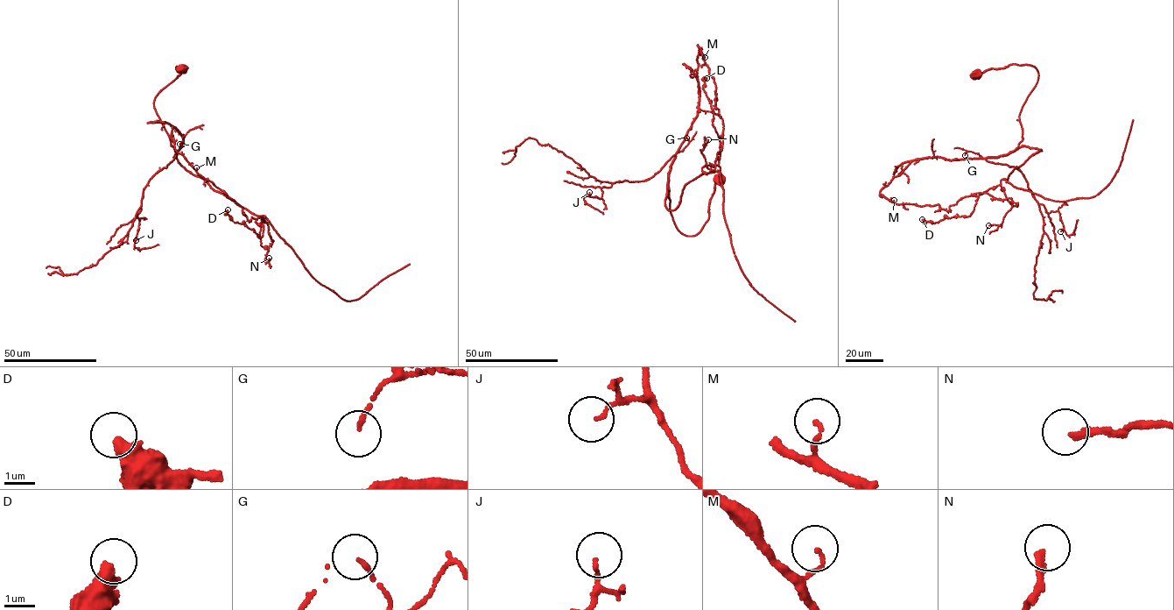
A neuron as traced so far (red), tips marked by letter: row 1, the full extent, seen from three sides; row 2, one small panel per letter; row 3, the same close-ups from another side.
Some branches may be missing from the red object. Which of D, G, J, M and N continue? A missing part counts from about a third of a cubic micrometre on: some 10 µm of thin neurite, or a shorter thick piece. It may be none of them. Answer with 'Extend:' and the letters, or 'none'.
Extend: none

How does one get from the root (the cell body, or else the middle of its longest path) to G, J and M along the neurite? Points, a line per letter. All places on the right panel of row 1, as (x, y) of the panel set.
G: (976, 74), (1015, 64), (1033, 66), (1038, 74), (1020, 112), (1022, 138), (1015, 150), (997, 157), (965, 155)
J: (976, 74), (1036, 69), (1022, 140), (986, 159), (1022, 173), (1036, 202), (1058, 212), (1060, 231)
M: (976, 74), (1015, 64), (1036, 69), (1019, 116), (1022, 140), (998, 157), (913, 160), (880, 192), (894, 200)

